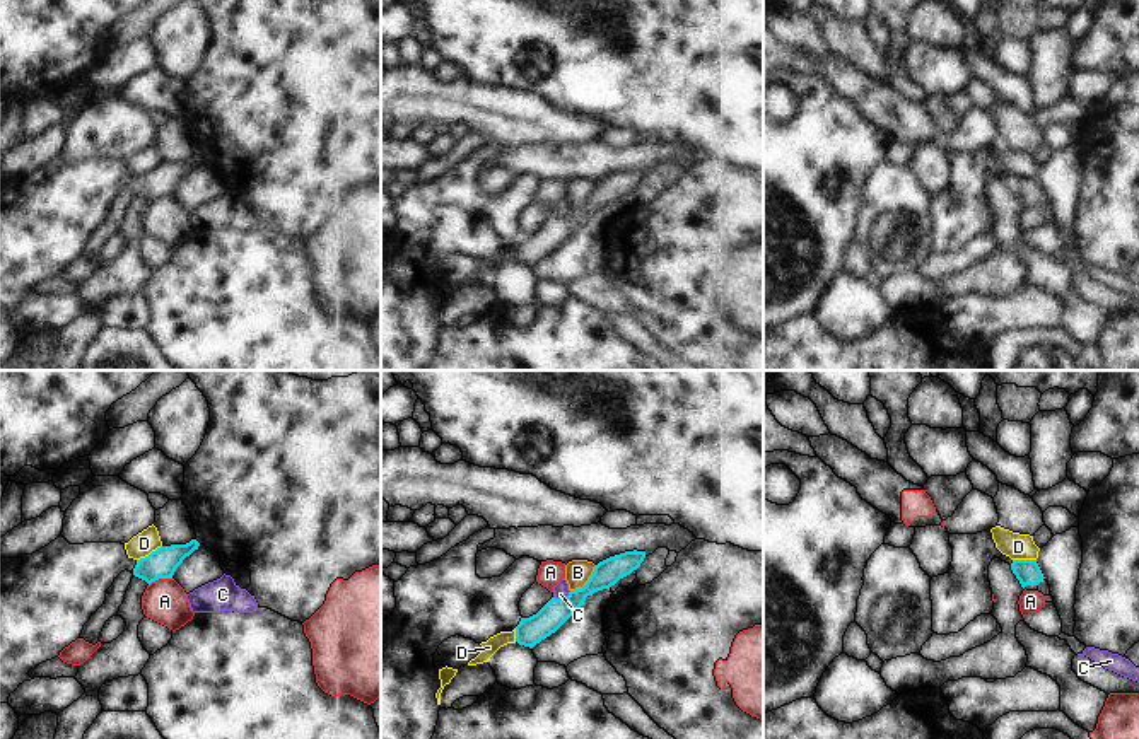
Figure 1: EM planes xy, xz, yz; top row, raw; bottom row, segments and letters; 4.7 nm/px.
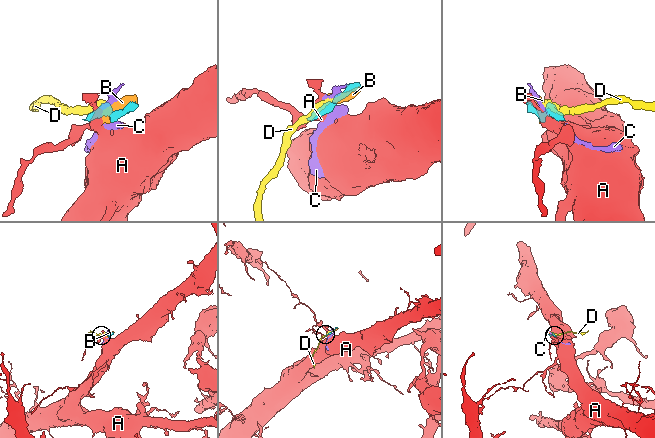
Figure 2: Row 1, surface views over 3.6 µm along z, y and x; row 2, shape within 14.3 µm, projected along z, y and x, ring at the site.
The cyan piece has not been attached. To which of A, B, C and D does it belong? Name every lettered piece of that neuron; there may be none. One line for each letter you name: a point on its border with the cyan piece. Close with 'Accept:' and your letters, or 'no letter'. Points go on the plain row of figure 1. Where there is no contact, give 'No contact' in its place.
Accept: no letter.

